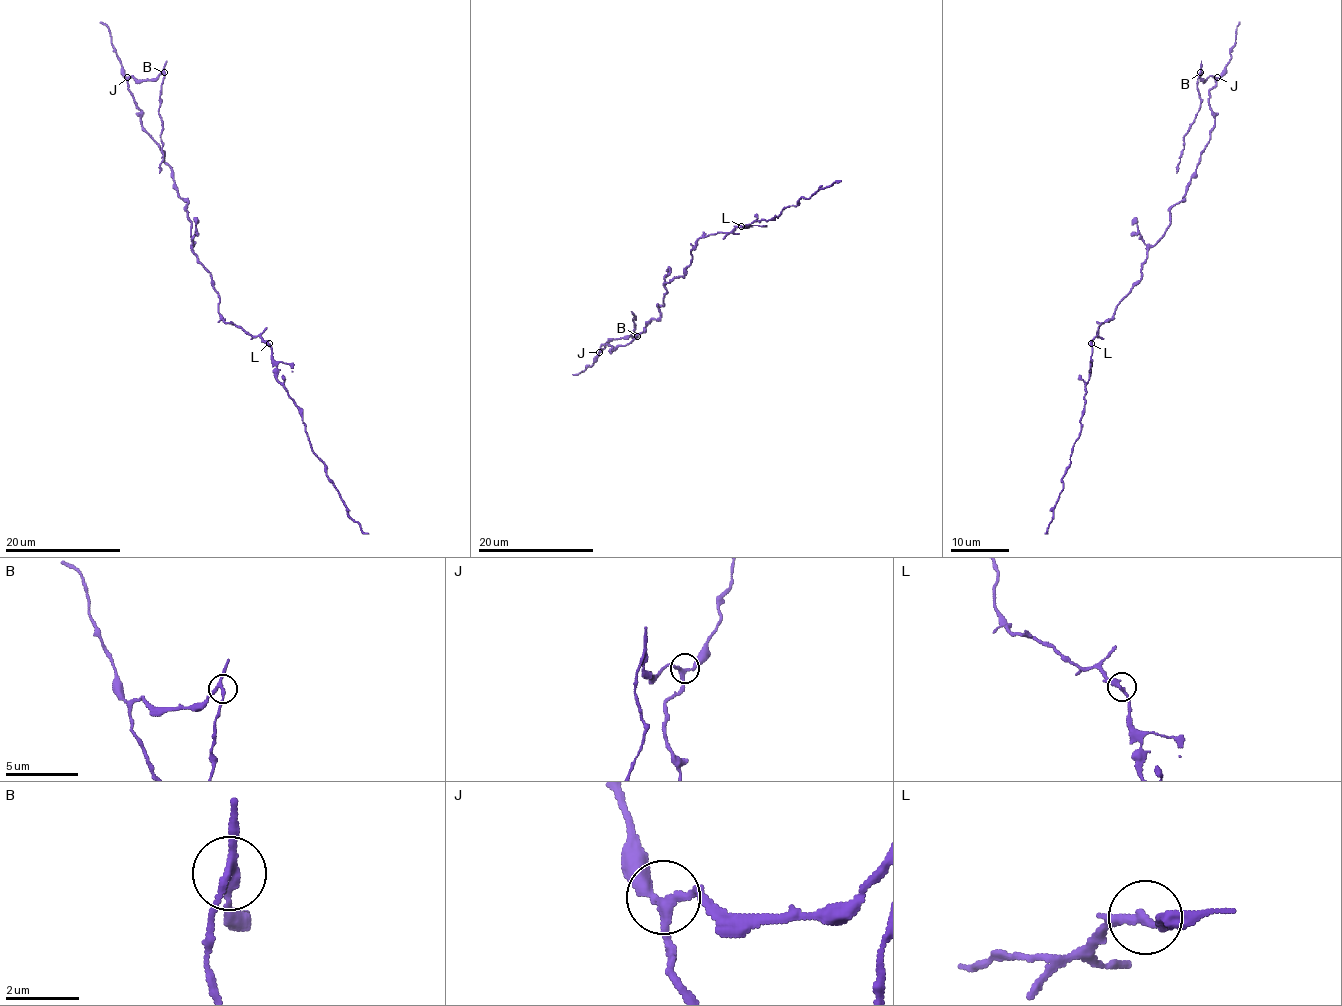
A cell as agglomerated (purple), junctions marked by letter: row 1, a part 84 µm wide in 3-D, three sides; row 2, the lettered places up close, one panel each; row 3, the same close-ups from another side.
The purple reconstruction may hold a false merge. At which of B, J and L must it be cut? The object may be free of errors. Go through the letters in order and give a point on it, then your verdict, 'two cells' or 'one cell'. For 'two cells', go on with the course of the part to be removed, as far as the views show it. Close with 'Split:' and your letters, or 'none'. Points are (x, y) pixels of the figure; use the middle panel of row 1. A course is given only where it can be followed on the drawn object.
B: at (637, 336); two cells; foreign part runs (637, 336), (634, 332), (633, 336), (631, 332), (636, 317), (631, 312)
J: at (599, 352); one cell
L: at (741, 226); one cell
Split: B

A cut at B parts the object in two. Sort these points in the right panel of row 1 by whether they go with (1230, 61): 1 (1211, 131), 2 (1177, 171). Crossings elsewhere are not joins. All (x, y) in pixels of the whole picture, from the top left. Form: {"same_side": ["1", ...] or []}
{"same_side": ["1"]}

